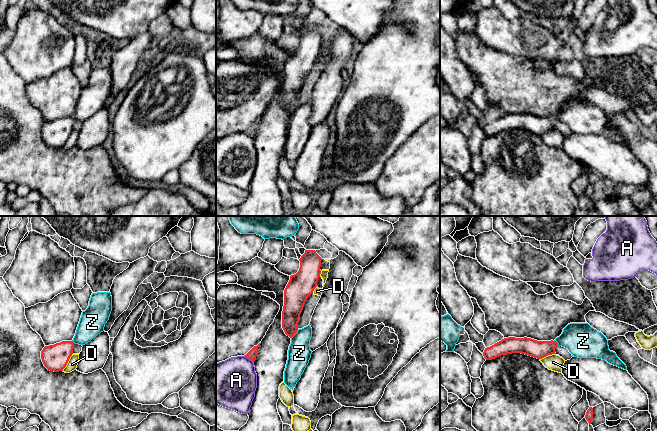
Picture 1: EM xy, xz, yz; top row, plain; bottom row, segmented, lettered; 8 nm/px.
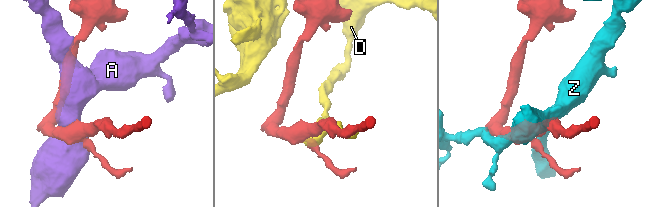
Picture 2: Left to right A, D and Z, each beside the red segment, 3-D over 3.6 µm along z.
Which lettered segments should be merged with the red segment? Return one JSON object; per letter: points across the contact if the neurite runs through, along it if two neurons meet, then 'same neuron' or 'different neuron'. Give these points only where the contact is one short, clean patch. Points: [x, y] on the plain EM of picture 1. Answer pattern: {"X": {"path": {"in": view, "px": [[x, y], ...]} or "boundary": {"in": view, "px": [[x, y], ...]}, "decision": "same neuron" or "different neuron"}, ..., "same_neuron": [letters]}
{"A": {"decision": "different neuron"}, "D": {"decision": "different neuron"}, "Z": {"boundary": {"in": "xz", "px": [[298, 105], [291, 114]]}, "decision": "different neuron"}, "same_neuron": []}

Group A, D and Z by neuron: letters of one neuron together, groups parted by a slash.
A / D / Z

